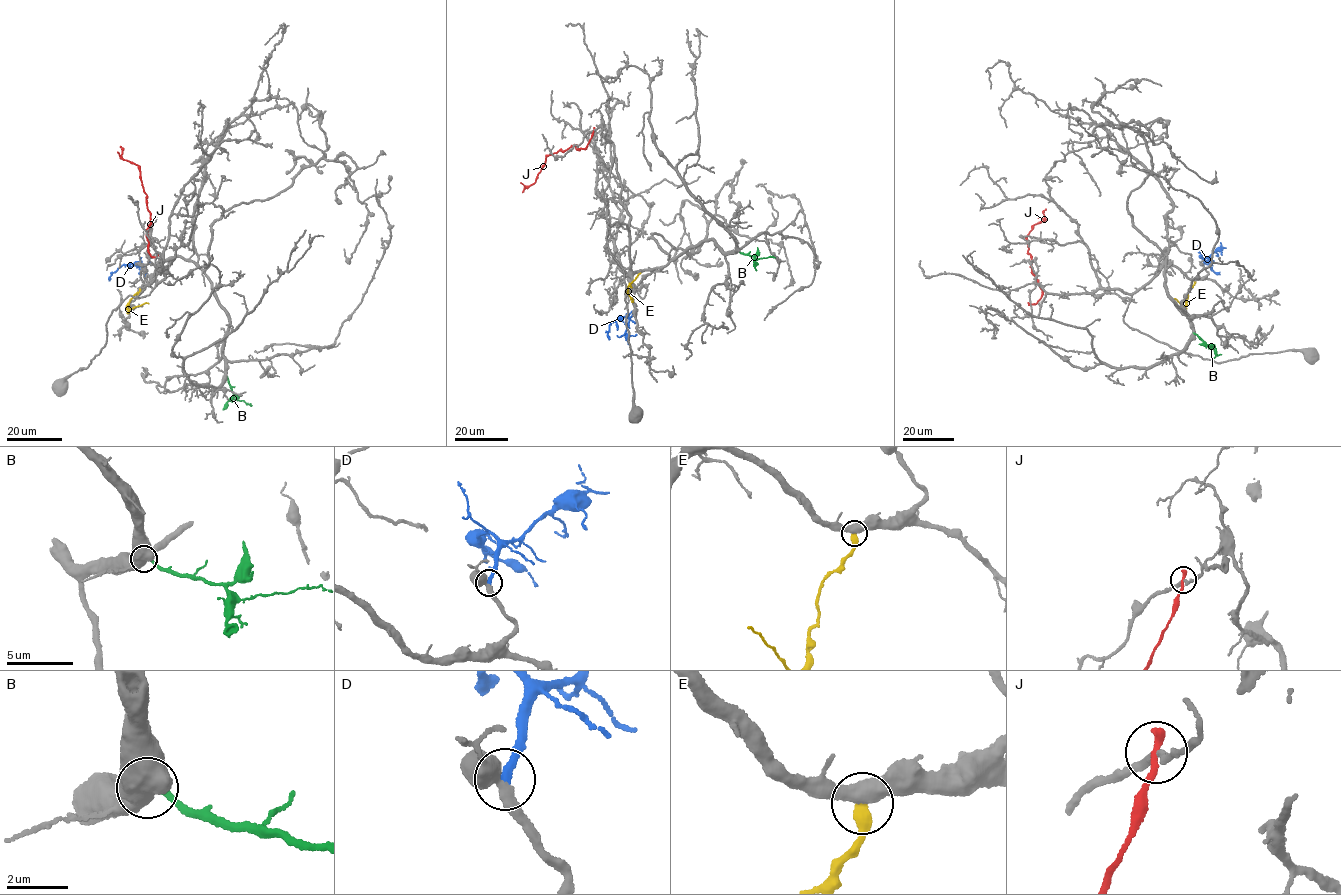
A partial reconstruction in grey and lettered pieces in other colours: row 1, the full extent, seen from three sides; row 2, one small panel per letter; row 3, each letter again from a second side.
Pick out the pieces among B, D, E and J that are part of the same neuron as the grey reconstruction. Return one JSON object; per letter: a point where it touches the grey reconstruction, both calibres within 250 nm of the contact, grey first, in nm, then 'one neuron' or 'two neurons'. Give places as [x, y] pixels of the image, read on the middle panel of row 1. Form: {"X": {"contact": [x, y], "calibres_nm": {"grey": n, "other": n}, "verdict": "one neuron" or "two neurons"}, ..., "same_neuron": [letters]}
{"B": {"contact": [737, 251], "calibres_nm": {"grey": 600, "other": 280}, "verdict": "two neurons"}, "D": {"contact": [633, 313], "calibres_nm": {"grey": 400, "other": 280}, "verdict": "one neuron"}, "E": {"contact": [632, 302], "calibres_nm": {"grey": 480, "other": 400}, "verdict": "two neurons"}, "J": {"contact": [594, 129], "calibres_nm": {"grey": 190, "other": 320}, "verdict": "two neurons"}, "same_neuron": ["D"]}

